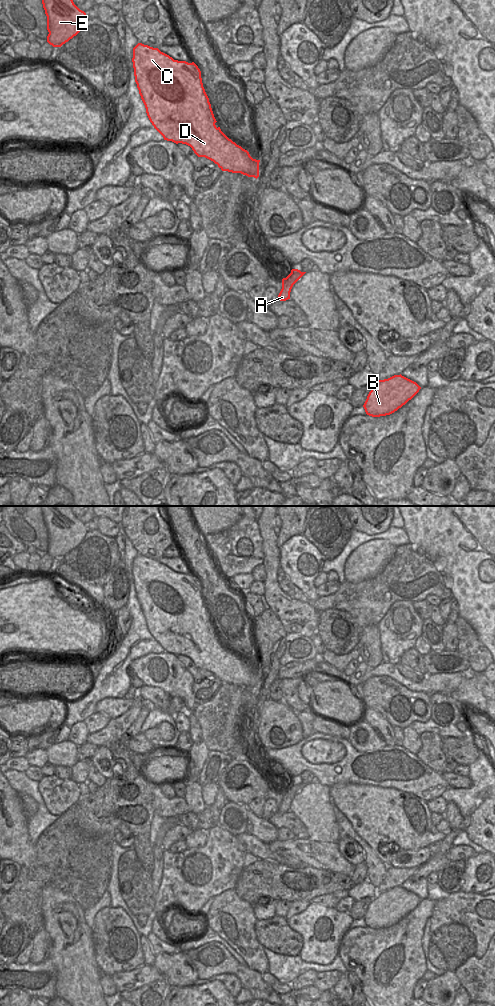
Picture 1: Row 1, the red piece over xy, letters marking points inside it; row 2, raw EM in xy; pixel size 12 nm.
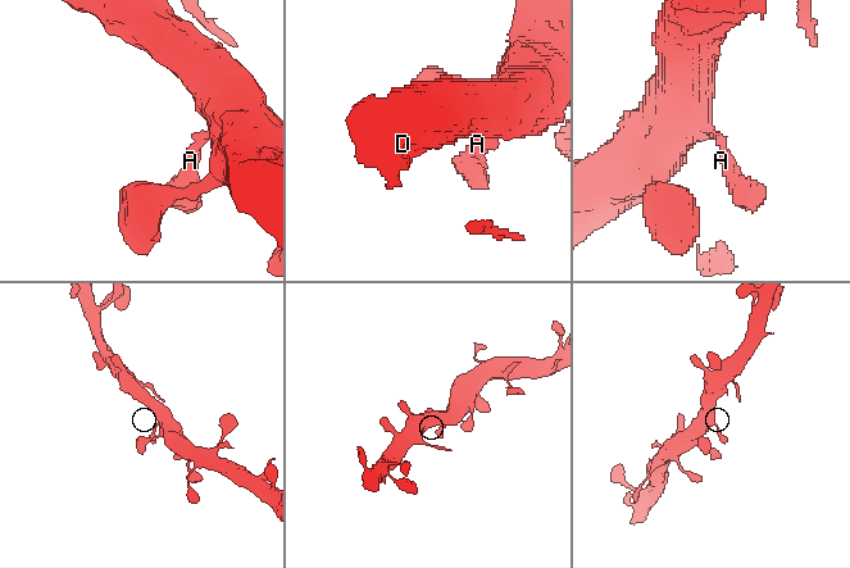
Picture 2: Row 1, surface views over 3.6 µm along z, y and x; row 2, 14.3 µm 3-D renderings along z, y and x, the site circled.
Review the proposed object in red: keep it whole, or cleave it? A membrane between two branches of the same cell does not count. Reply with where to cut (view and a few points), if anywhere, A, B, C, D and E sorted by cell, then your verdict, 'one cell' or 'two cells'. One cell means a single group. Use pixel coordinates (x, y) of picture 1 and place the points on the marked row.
no cut | A B C D E | one cell

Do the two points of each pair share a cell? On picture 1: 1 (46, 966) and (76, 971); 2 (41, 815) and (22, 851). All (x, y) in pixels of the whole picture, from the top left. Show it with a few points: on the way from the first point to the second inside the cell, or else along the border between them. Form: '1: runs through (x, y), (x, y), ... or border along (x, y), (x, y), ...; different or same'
1: border along (47, 957), (56, 972), (55, 990); different
2: border along (27, 827), (29, 840), (33, 844); different

